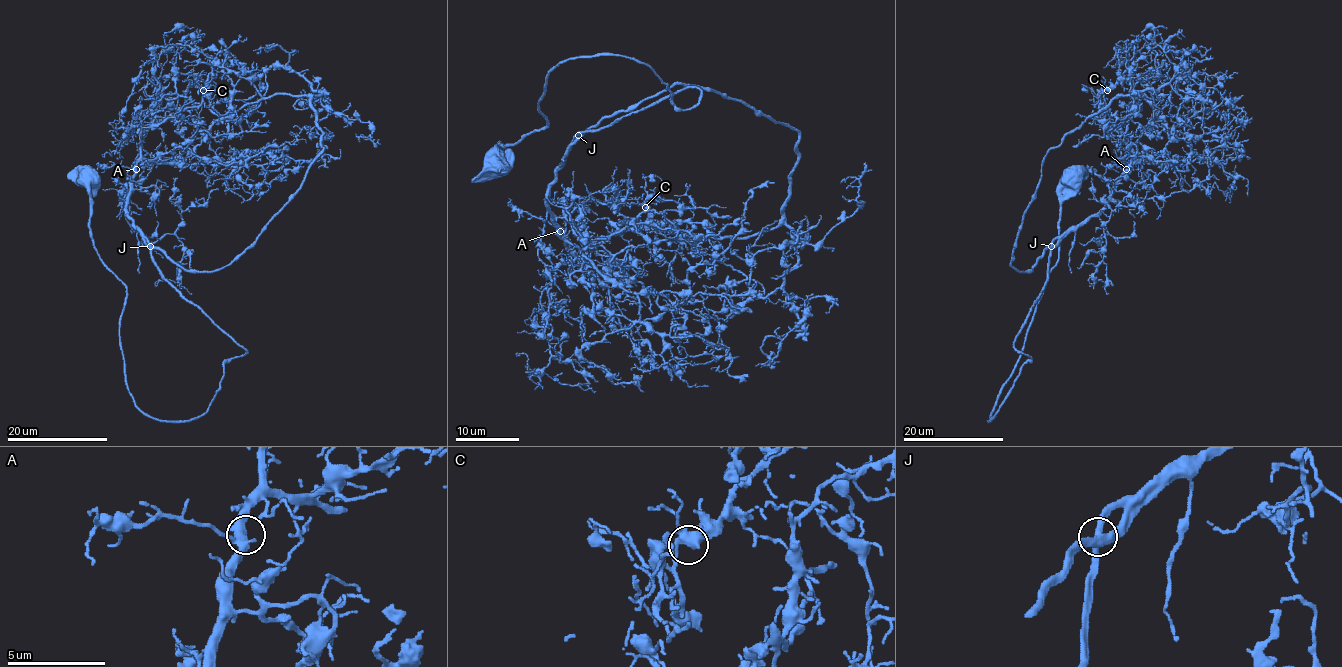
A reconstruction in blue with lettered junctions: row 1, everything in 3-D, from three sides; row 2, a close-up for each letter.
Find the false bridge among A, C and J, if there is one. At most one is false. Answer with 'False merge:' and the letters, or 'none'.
False merge: none

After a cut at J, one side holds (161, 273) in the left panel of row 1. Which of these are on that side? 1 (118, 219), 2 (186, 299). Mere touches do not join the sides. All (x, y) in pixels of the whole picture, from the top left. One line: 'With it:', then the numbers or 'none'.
With it: 2

